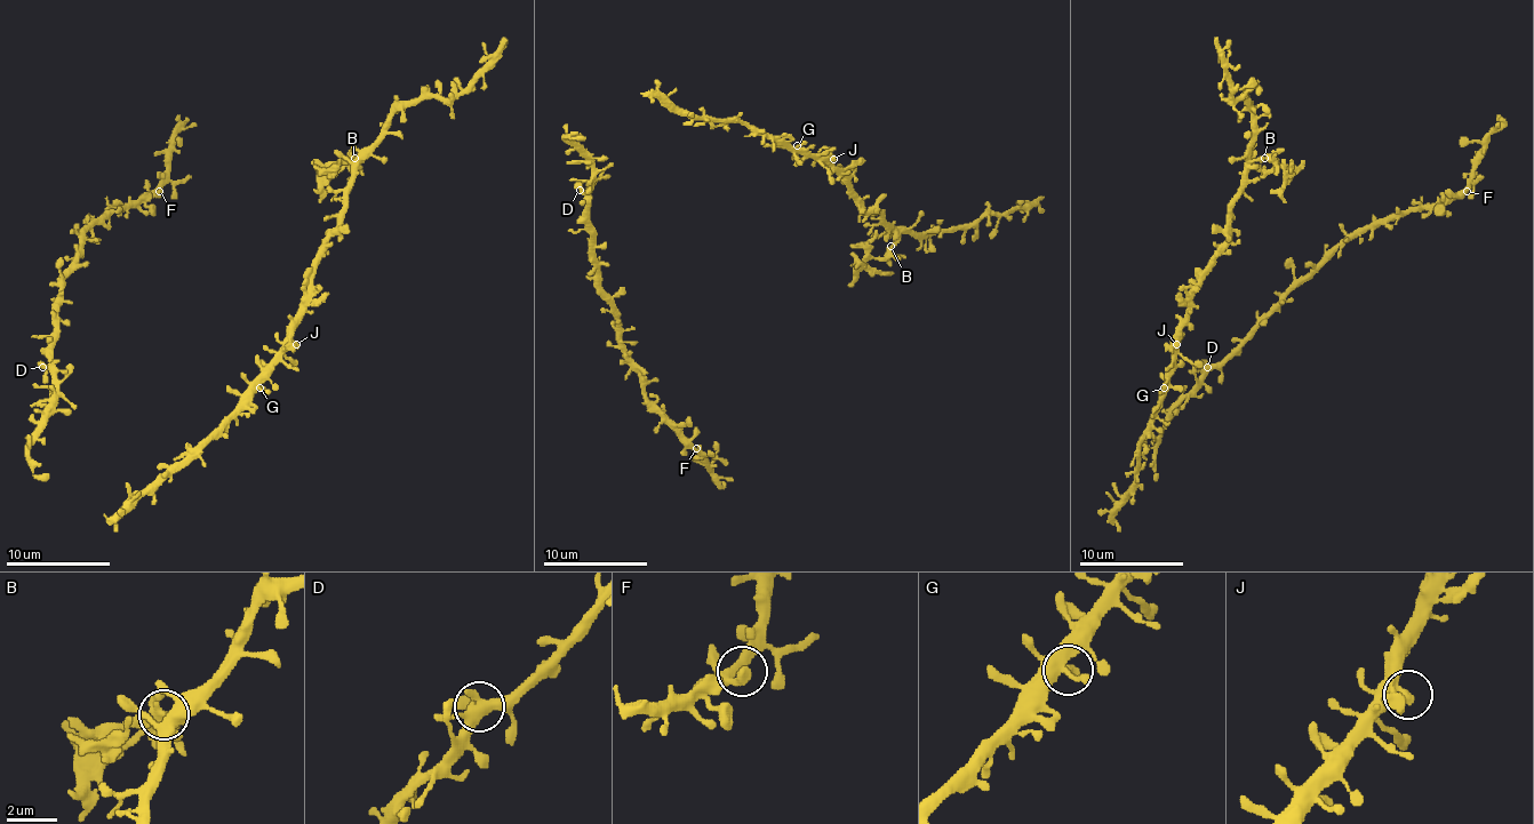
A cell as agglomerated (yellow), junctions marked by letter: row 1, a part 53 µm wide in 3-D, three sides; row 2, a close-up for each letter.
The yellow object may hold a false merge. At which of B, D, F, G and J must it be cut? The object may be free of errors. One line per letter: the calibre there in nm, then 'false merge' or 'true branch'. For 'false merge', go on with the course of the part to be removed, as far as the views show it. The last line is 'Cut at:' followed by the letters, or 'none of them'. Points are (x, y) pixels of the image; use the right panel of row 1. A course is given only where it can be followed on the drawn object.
B: calibre 320 nm; false merge; course (1264, 157), (1275, 160), (1283, 170), (1283, 185), (1270, 191)
D: calibre 360 nm; true branch
F: calibre 300 nm; true branch
G: calibre 360 nm; true branch
J: calibre 320 nm; true branch
Cut at: B

